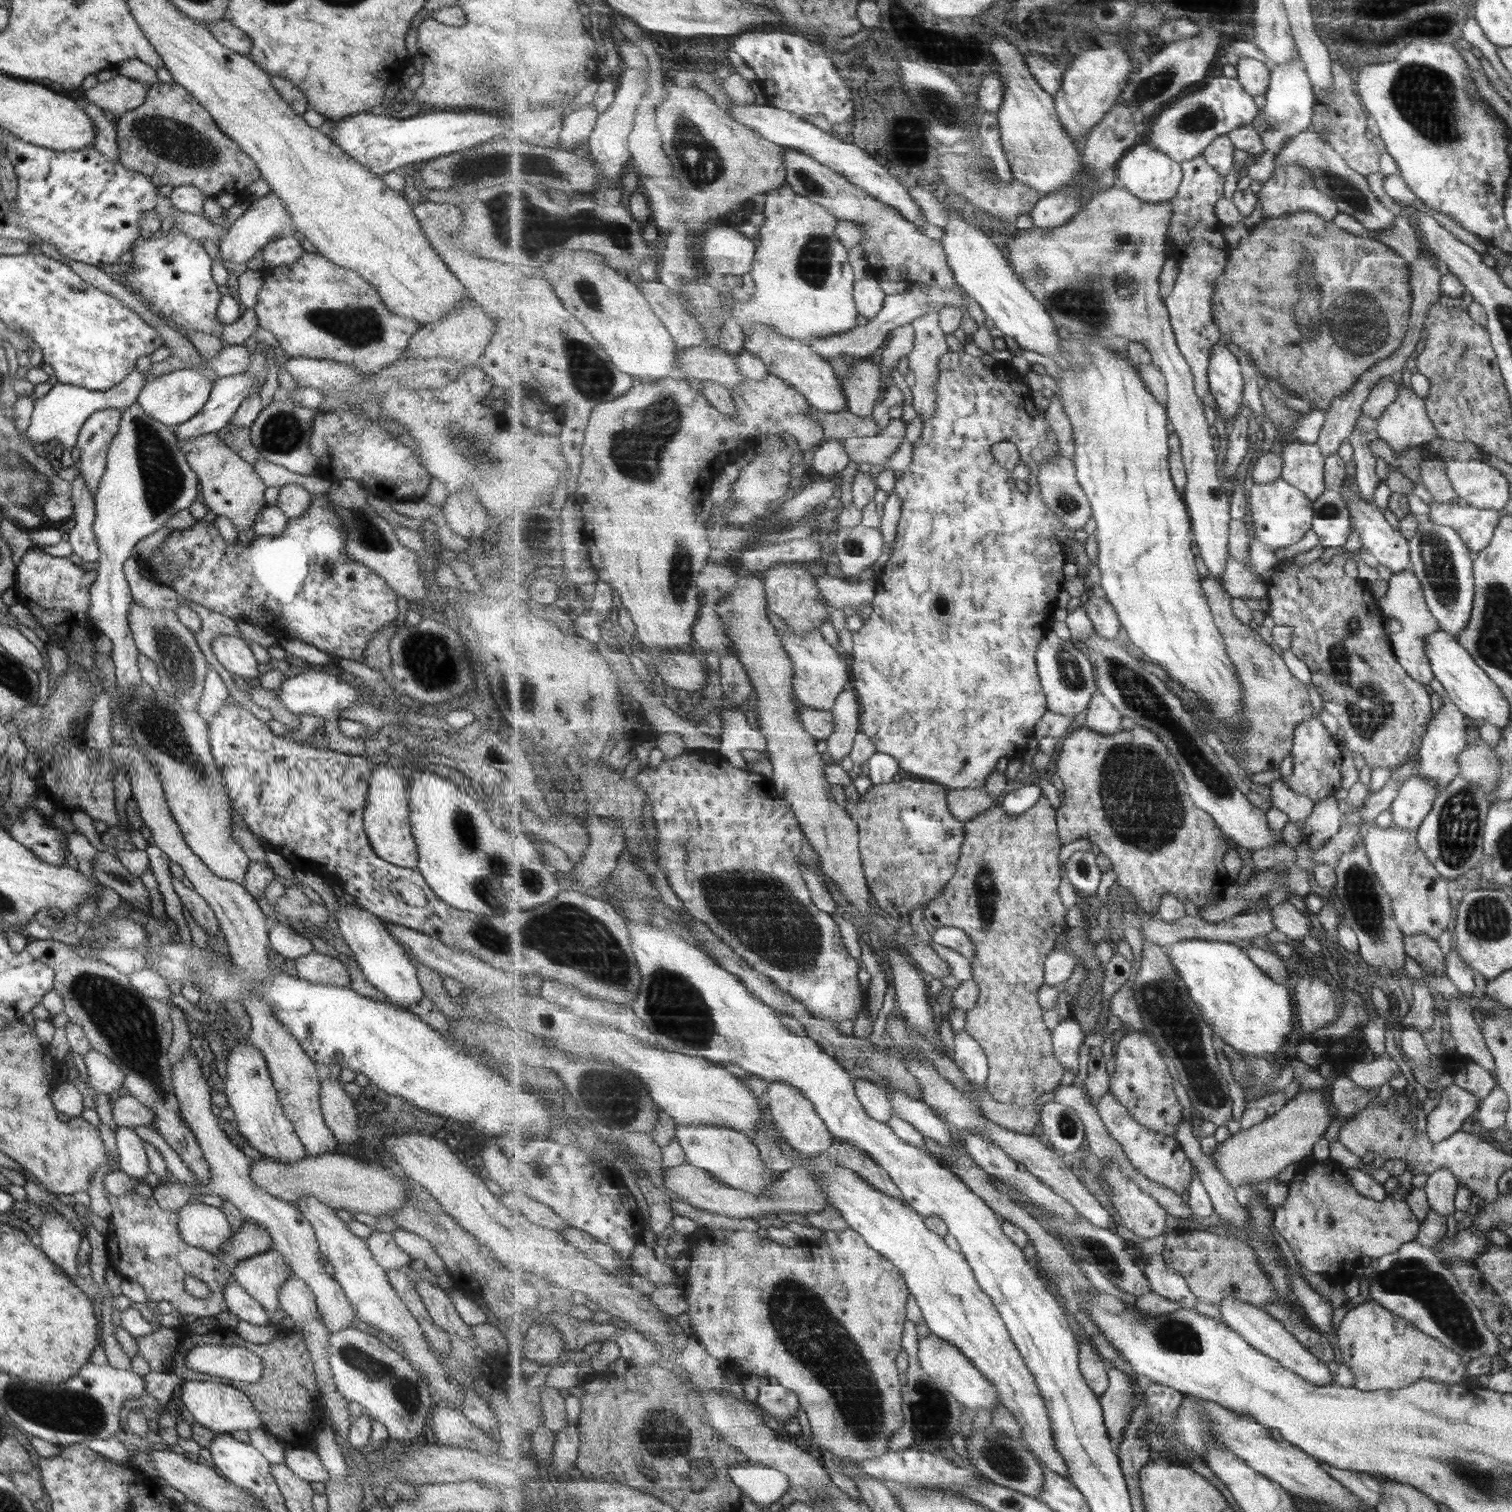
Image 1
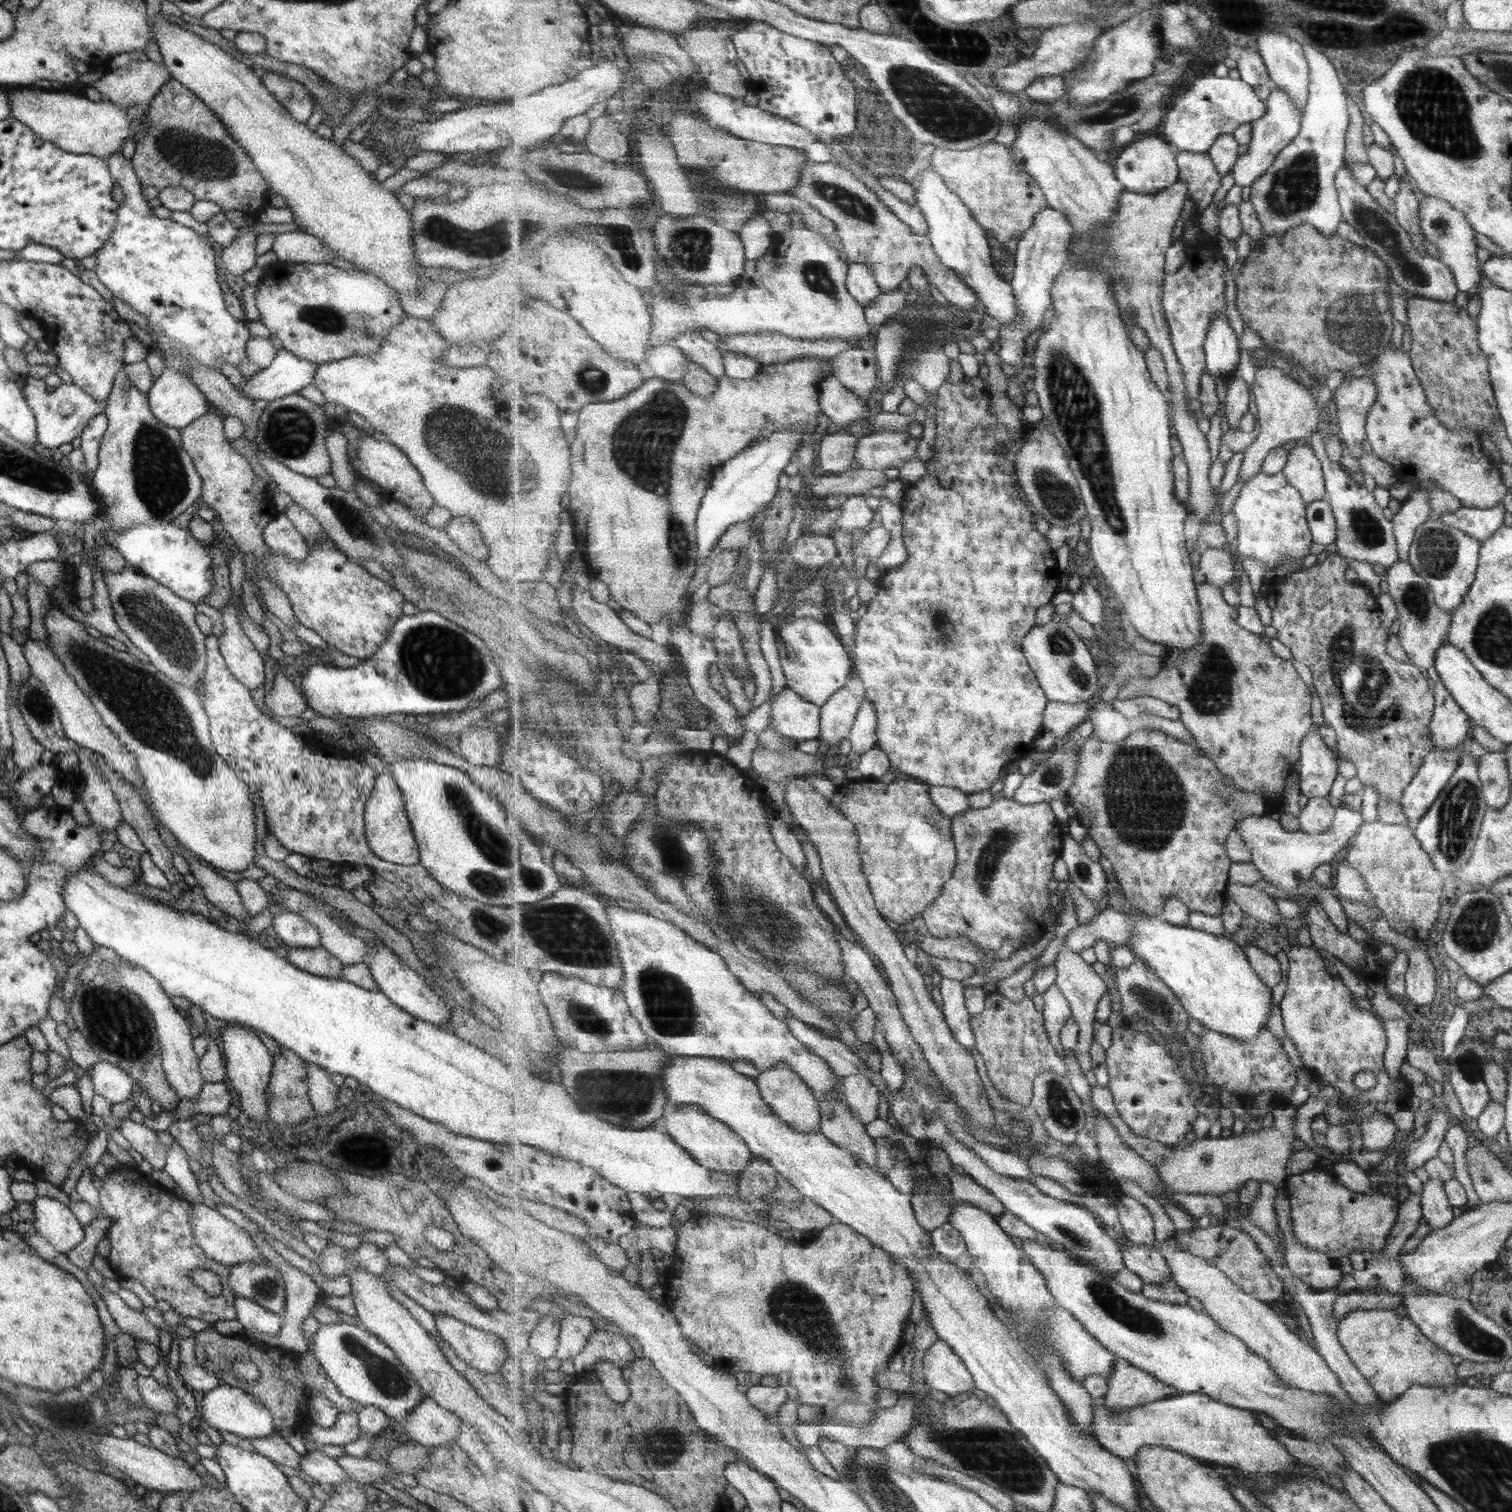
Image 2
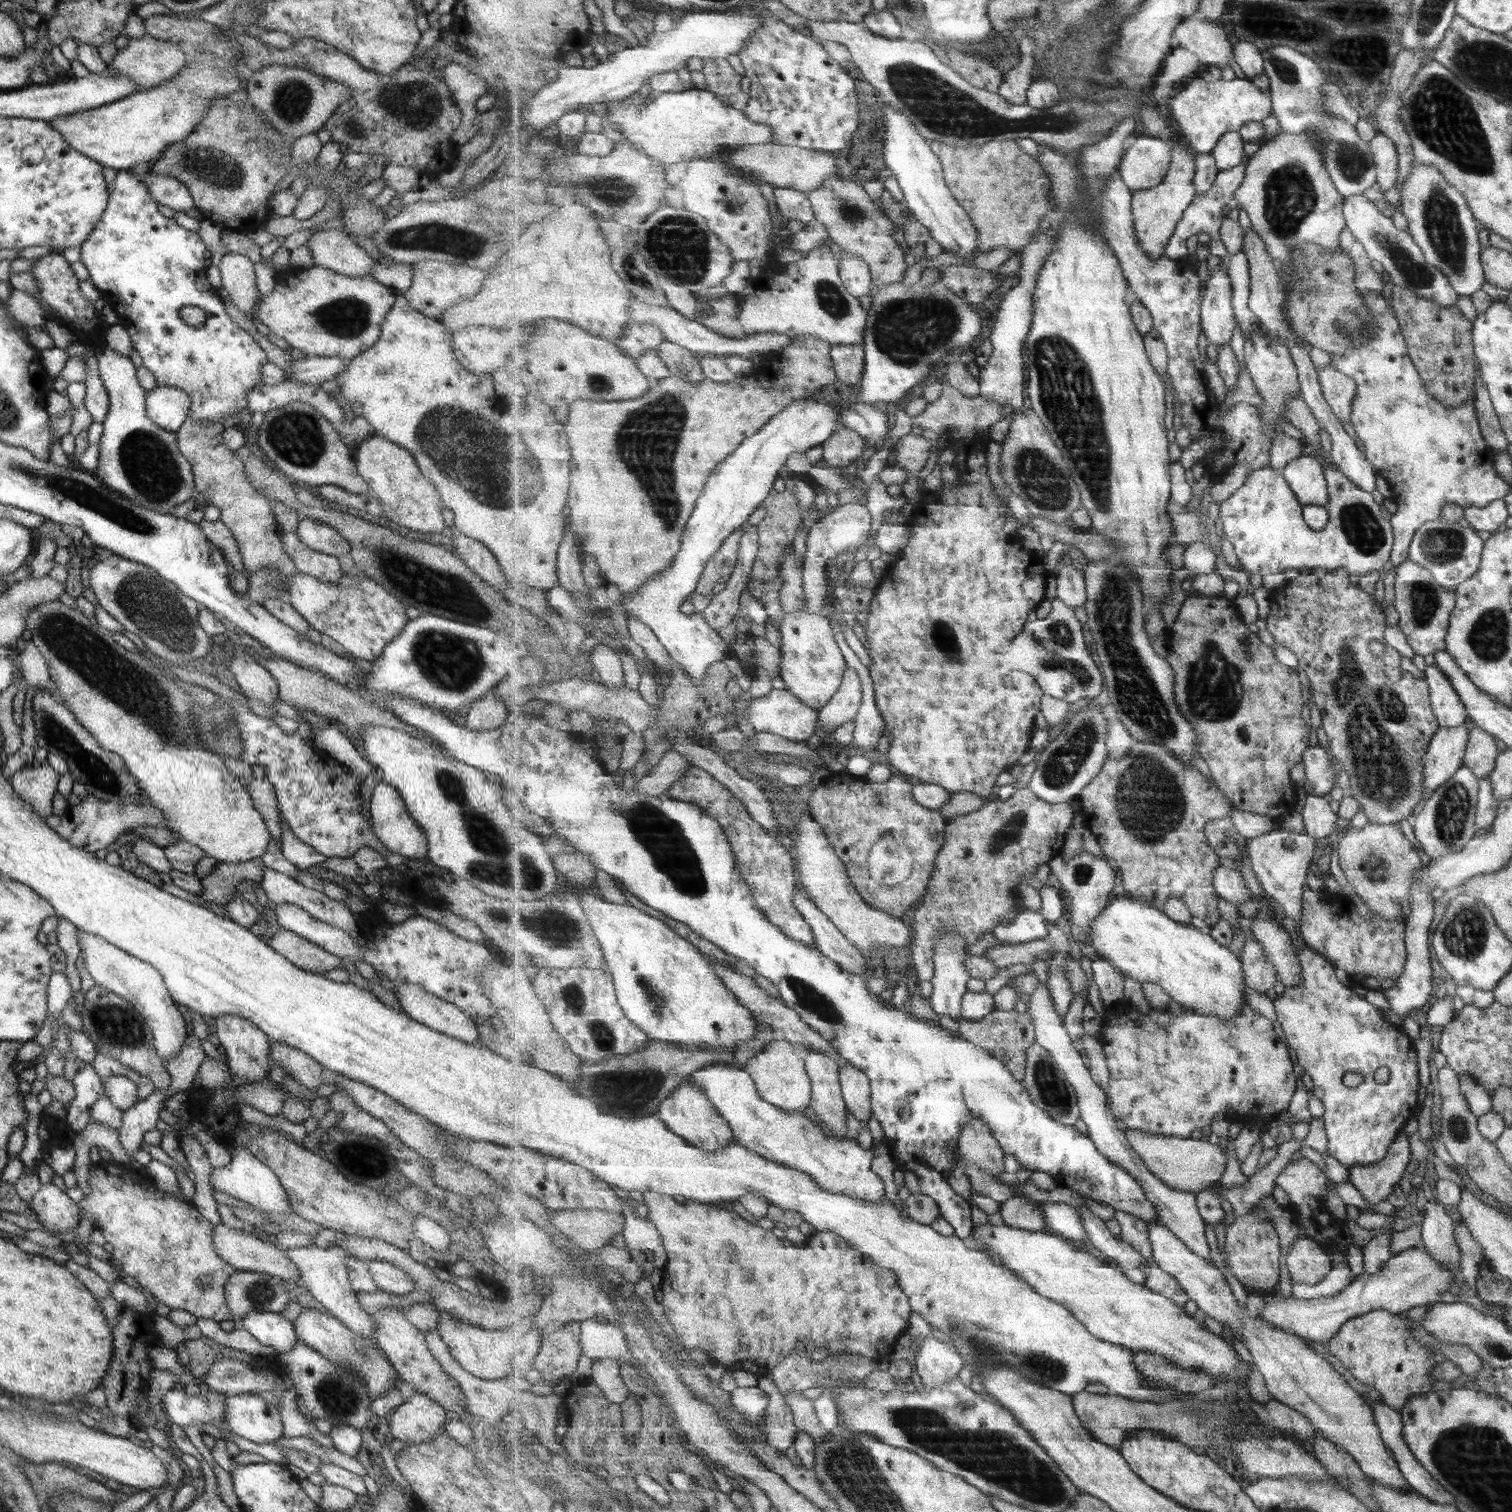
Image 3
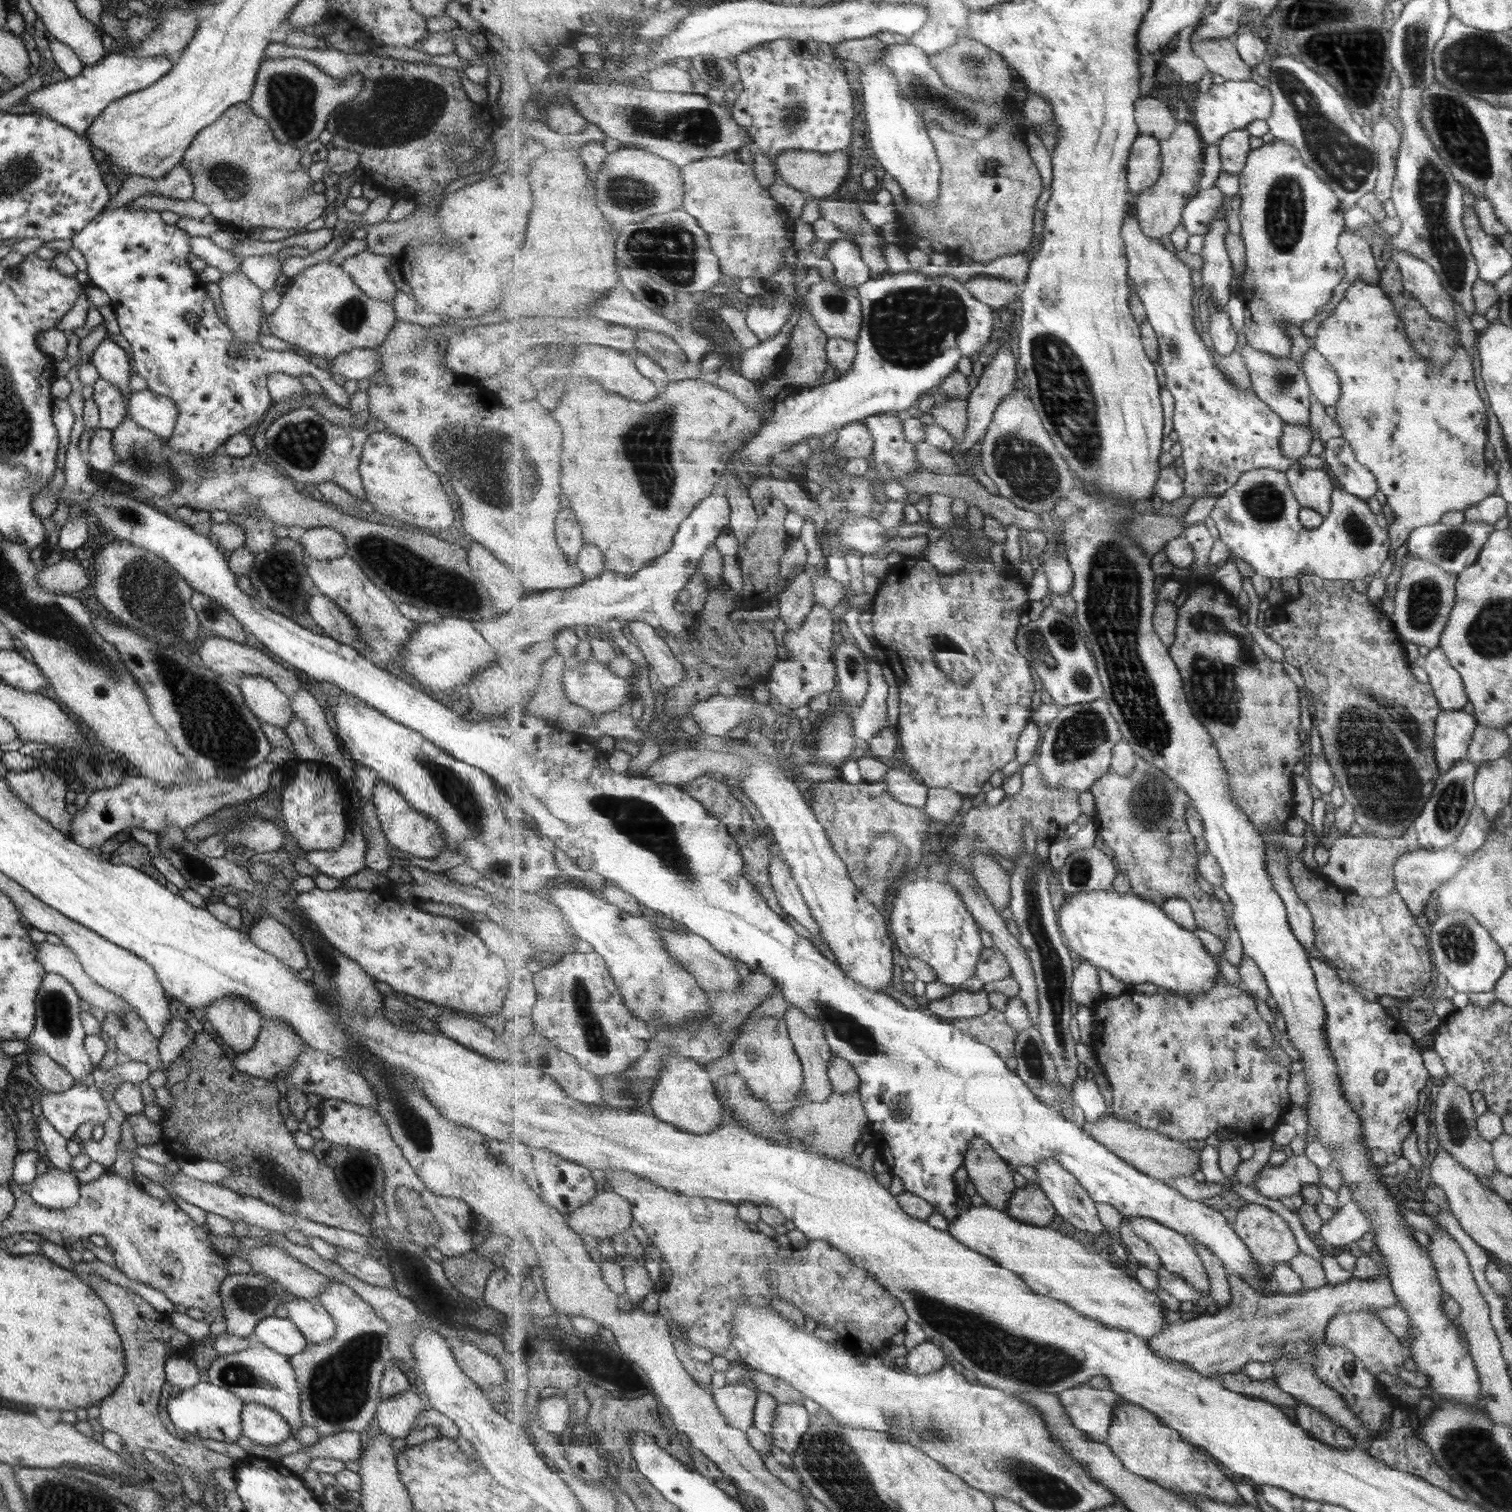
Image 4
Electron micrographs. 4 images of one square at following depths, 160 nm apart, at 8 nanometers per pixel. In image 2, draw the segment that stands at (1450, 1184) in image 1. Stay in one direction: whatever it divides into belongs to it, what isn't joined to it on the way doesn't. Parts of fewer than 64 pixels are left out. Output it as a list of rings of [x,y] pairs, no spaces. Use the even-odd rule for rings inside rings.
[[[1425,1180],[1422,1183],[1420,1194],[1420,1211],[1430,1232],[1437,1232],[1445,1228],[1453,1219],[1453,1208],[1447,1202],[1443,1194],[1443,1182],[1441,1180]]]

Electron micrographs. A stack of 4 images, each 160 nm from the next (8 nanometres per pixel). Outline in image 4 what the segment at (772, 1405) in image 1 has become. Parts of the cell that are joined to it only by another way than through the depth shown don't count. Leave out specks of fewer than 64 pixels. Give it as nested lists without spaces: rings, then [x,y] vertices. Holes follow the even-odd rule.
[[[727,1382],[724,1387],[711,1389],[711,1393],[729,1426],[747,1432],[754,1425],[758,1391],[738,1382],[734,1385]]]

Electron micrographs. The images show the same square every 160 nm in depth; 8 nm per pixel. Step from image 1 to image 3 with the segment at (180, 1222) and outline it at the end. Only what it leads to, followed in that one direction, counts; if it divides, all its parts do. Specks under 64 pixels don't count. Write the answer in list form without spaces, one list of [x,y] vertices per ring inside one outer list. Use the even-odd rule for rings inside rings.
[[[222,1223],[217,1224],[217,1226],[213,1226],[213,1250],[221,1260],[224,1260],[236,1271],[267,1273],[280,1278],[288,1286],[292,1286],[299,1280],[295,1265],[287,1260],[284,1254],[276,1249],[276,1246],[259,1241],[250,1232],[245,1233],[243,1230],[227,1228]]]

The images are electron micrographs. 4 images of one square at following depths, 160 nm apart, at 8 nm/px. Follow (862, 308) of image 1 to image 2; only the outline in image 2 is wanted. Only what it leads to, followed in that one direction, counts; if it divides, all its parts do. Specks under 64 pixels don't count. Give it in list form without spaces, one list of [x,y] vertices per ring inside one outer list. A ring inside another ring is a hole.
[[[849,263],[848,289],[849,292],[864,307],[871,306],[877,296],[883,294],[883,289],[877,285],[875,276],[865,264]]]

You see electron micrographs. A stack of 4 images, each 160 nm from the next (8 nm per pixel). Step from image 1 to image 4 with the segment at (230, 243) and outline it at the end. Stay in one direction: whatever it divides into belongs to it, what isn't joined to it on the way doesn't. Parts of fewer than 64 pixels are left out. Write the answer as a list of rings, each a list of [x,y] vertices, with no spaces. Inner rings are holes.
[[[240,269],[229,276],[223,276],[216,284],[220,290],[225,324],[235,340],[235,345],[229,349],[229,354],[235,357],[240,354],[237,349],[239,344],[245,346],[258,342],[262,292],[241,274]]]

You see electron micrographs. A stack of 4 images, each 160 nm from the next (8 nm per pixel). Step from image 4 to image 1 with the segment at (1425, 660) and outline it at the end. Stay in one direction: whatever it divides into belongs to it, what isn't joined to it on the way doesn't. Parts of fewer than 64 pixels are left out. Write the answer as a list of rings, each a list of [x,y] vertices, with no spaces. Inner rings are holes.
[[[1443,696],[1441,707],[1426,726],[1419,748],[1419,762],[1416,764],[1418,774],[1436,782],[1437,790],[1445,788],[1458,774],[1457,754],[1467,746],[1465,729],[1464,715],[1448,700],[1447,696]]]

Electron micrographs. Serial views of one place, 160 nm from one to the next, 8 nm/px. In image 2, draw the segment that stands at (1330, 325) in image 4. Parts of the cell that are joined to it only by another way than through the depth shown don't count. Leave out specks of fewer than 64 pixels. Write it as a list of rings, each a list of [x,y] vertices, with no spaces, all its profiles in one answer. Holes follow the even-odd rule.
[[[1389,346],[1368,364],[1373,371],[1369,376],[1376,386],[1376,397],[1365,417],[1365,438],[1372,453],[1393,467],[1397,482],[1407,483],[1413,489],[1413,493],[1401,501],[1391,521],[1397,558],[1406,561],[1415,529],[1429,518],[1429,485],[1437,485],[1452,494],[1463,507],[1483,509],[1501,503],[1506,488],[1498,476],[1497,466],[1482,453],[1479,435],[1461,435],[1447,430],[1435,418],[1407,352],[1395,351]]]

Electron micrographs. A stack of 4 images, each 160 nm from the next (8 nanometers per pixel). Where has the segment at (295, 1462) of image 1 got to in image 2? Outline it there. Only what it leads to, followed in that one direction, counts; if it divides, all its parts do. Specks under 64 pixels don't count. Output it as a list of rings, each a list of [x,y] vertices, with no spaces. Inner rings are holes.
[[[307,1448],[307,1452],[301,1455],[298,1469],[324,1486],[334,1485],[350,1479],[333,1458],[328,1458],[323,1453],[310,1448]]]

